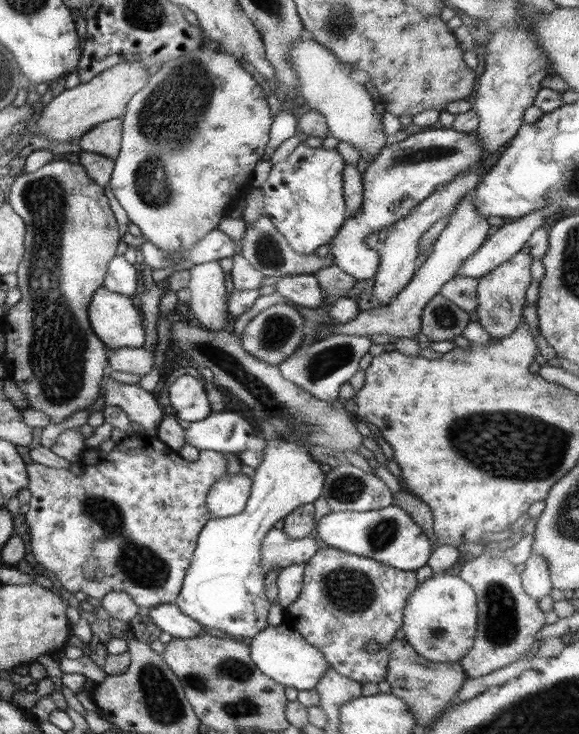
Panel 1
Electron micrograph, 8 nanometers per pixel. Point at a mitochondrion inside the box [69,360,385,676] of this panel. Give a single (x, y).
(141, 565)

